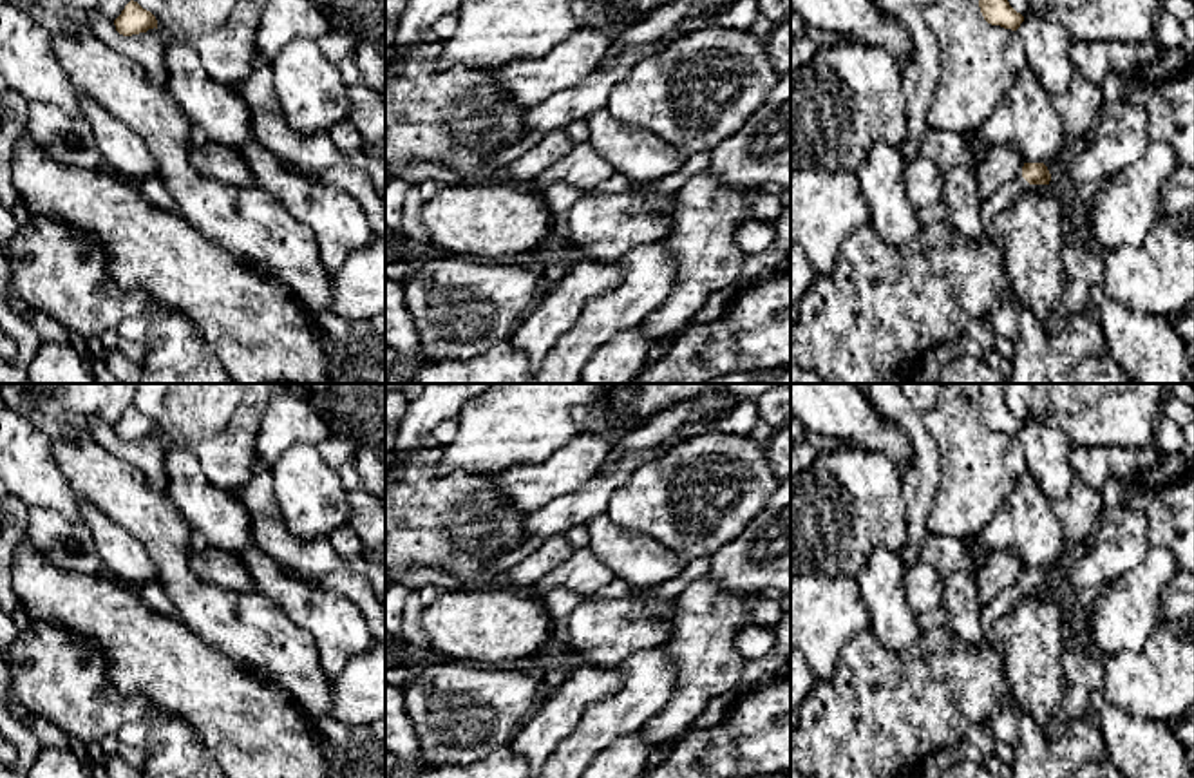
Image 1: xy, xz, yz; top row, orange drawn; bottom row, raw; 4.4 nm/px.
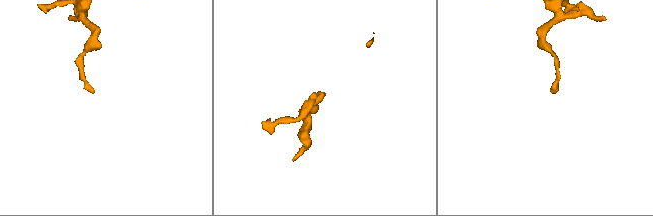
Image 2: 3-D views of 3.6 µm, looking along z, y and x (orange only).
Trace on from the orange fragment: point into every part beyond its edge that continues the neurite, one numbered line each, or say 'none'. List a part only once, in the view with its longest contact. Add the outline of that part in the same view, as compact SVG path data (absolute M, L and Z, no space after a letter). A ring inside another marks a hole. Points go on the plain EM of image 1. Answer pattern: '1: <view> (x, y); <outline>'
1: yz (1008, 599); M1017 583L1011 588L999 593L990 604L982 606L981 624L984 640L995 648L1002 650L1002 642L995 631L995 622L1009 613L1022 599L1029 595L1029 588L1024 583Z

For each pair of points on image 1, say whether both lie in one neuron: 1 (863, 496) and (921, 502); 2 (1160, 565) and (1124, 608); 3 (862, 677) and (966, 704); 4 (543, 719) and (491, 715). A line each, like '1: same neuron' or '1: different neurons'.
1: different neurons
2: same neuron
3: same neuron
4: different neurons

